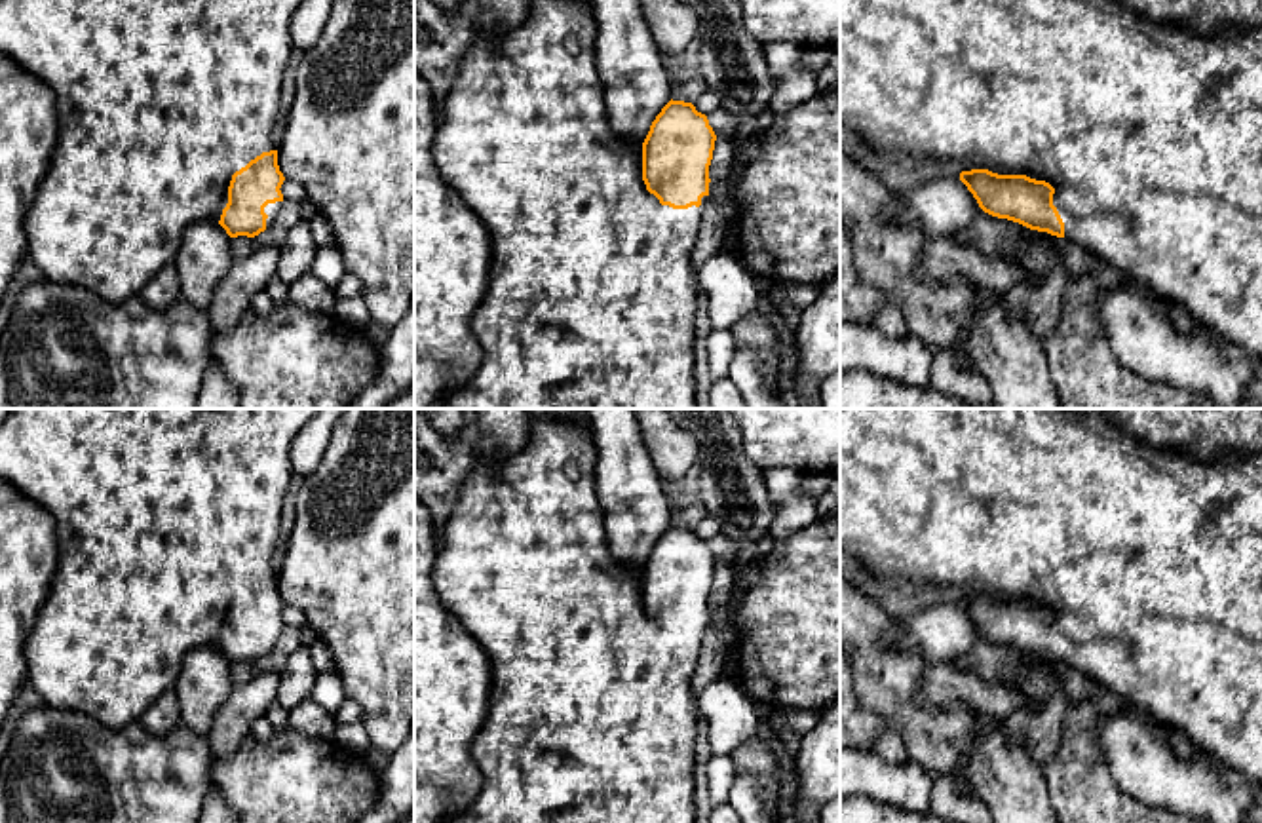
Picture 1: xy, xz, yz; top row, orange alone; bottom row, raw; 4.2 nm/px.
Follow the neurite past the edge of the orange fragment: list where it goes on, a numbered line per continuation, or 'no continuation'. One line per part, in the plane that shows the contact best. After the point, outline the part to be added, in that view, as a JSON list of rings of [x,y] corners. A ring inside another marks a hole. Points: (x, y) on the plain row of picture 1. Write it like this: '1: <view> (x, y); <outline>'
1: yz (1150, 561); [[[840,409],[840,549],[876,578],[956,585],[964,597],[1026,601],[1055,614],[1064,663],[1180,728],[1197,747],[1262,783],[1262,454],[1197,462],[1148,447],[1099,409]]]

